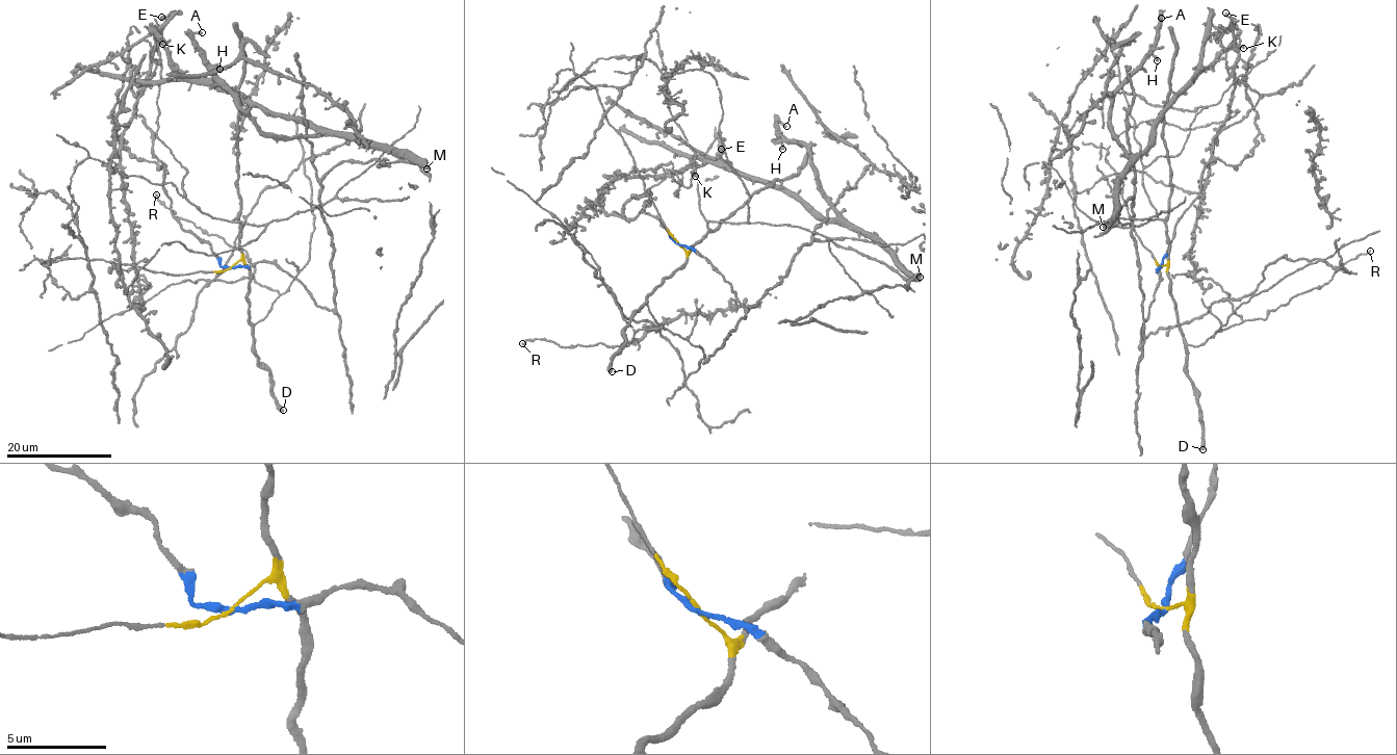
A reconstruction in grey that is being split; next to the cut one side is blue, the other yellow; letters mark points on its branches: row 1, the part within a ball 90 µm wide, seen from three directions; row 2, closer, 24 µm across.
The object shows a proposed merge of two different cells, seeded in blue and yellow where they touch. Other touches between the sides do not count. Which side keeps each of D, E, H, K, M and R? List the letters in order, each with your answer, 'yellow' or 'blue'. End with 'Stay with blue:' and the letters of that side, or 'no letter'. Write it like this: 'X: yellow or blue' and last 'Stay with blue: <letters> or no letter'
D: yellow
E: yellow
H: blue
K: yellow
M: blue
R: yellow
Stay with blue: H, M

